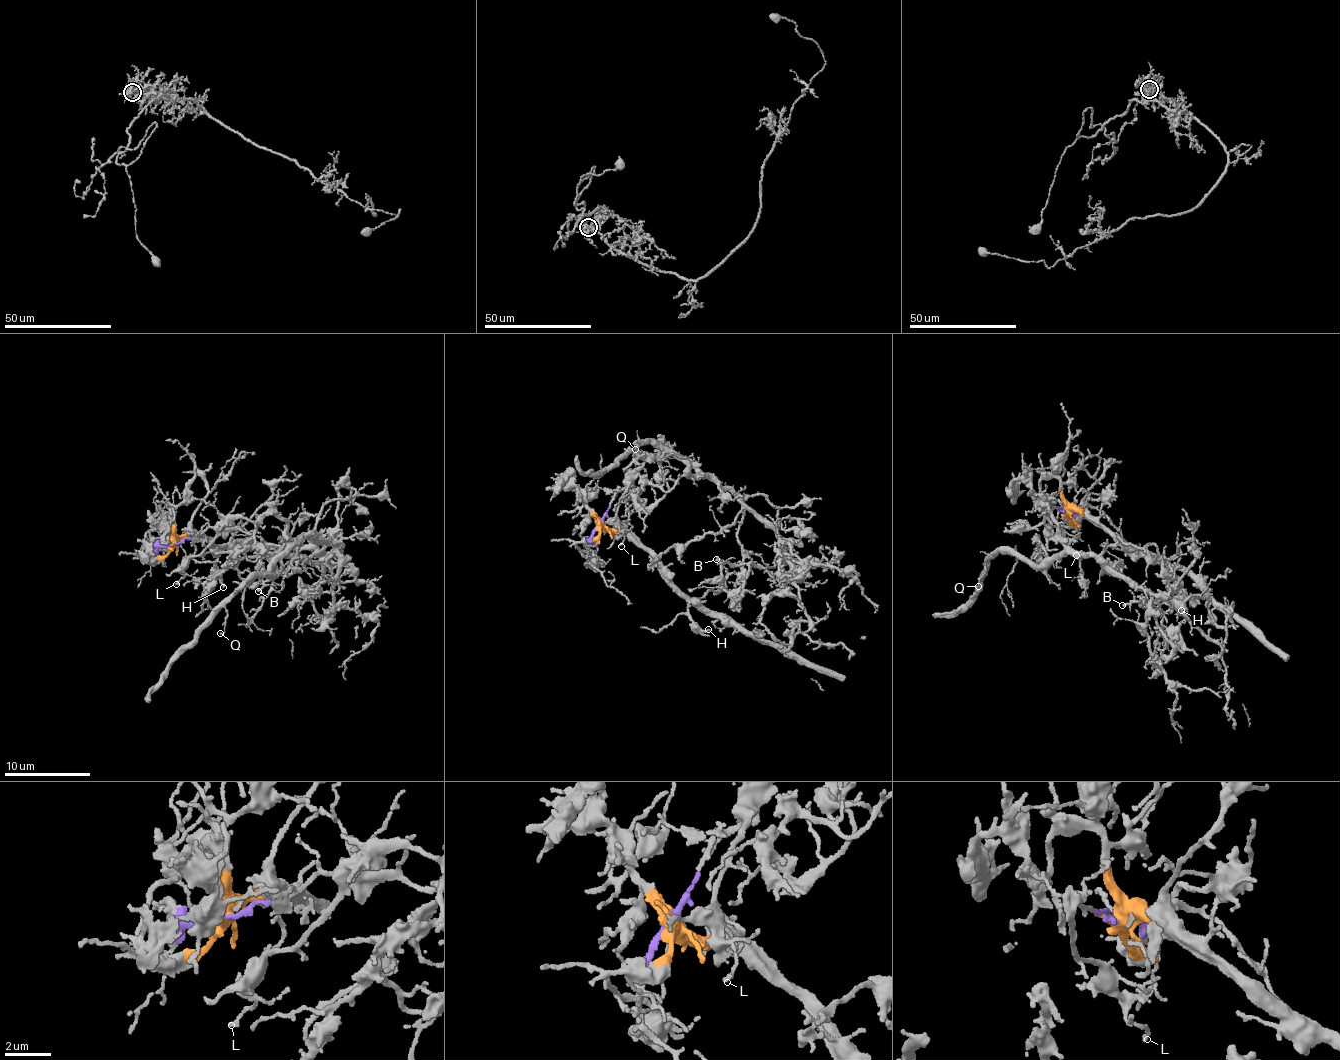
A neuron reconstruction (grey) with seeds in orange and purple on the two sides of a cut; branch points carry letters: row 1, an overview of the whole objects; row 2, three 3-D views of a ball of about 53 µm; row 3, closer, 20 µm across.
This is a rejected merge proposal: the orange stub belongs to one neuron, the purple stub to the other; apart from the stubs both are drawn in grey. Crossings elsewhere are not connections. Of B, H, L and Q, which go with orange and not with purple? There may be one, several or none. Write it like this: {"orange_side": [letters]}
{"orange_side": ["H"]}

